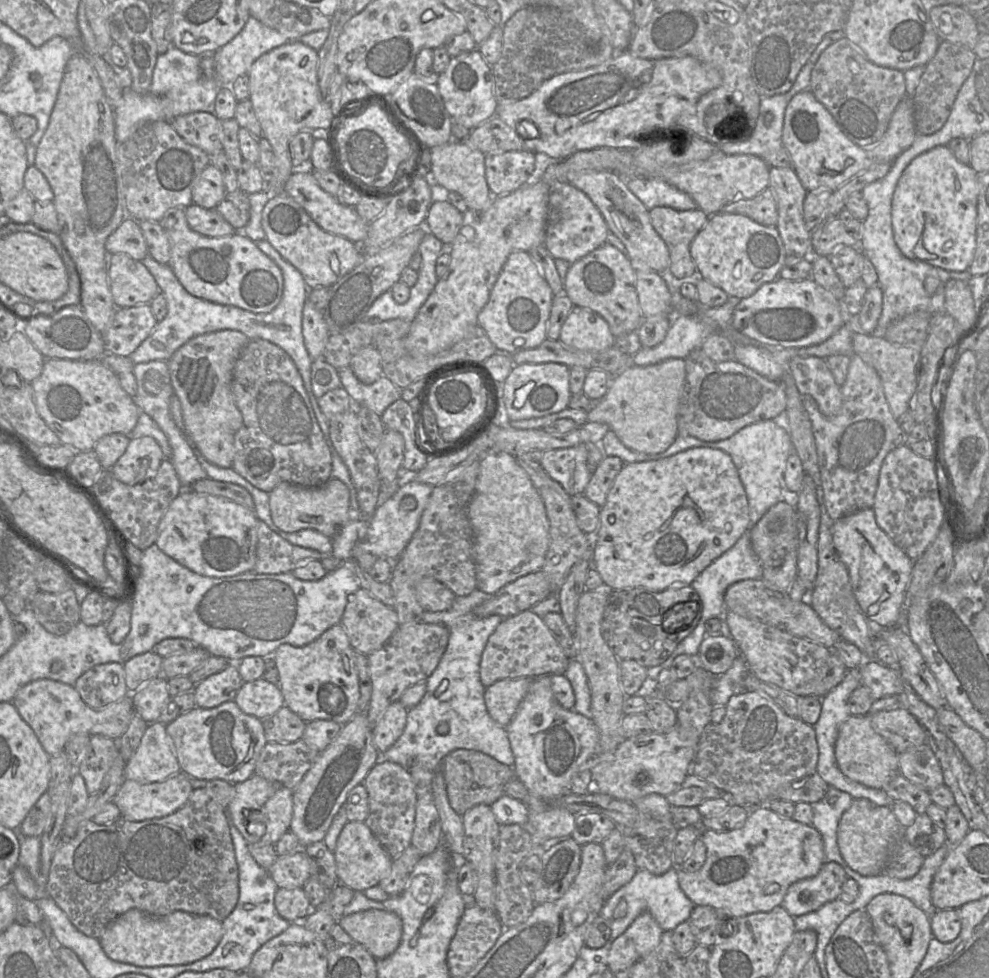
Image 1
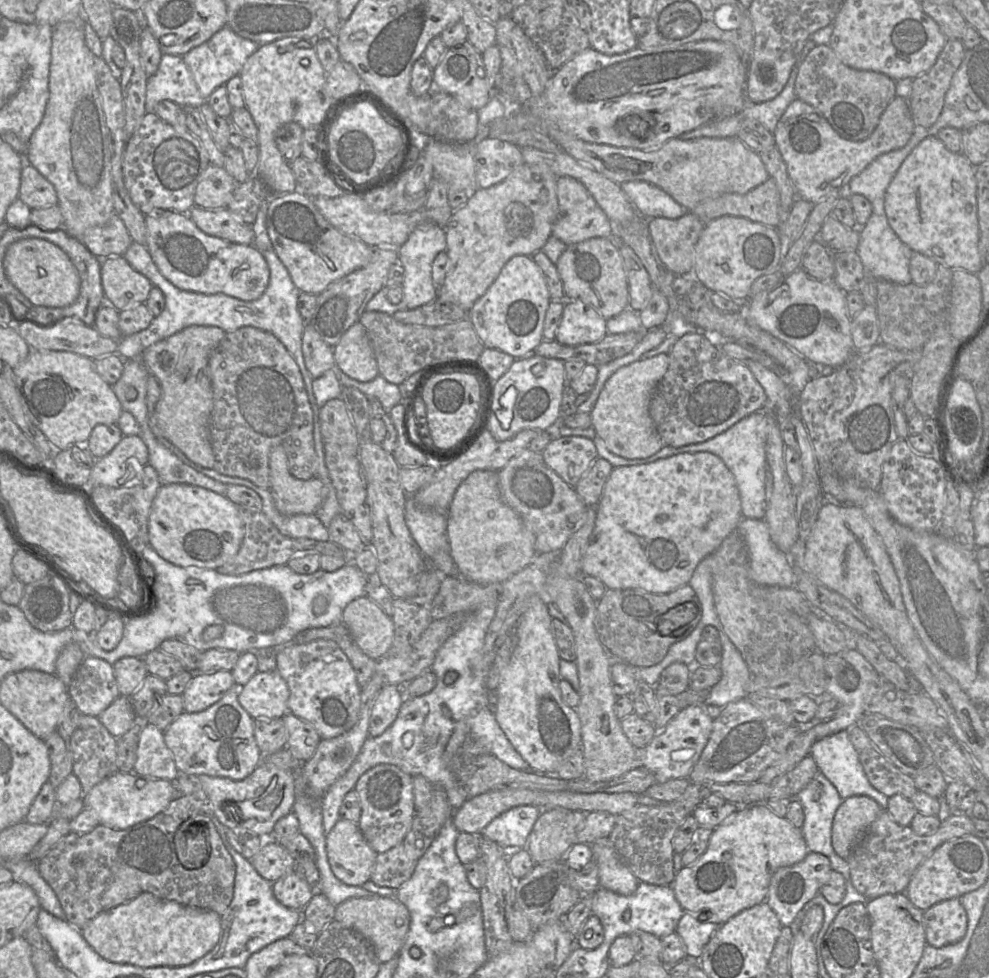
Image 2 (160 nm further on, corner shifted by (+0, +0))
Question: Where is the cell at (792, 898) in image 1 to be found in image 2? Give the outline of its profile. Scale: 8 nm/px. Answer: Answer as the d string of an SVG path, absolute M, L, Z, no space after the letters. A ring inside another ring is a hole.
M809 852L802 861L792 866L781 867L774 872L771 877L766 903L775 912L783 927L791 925L804 905L820 893L820 888L829 879L831 871L833 869L830 860L825 855Z

